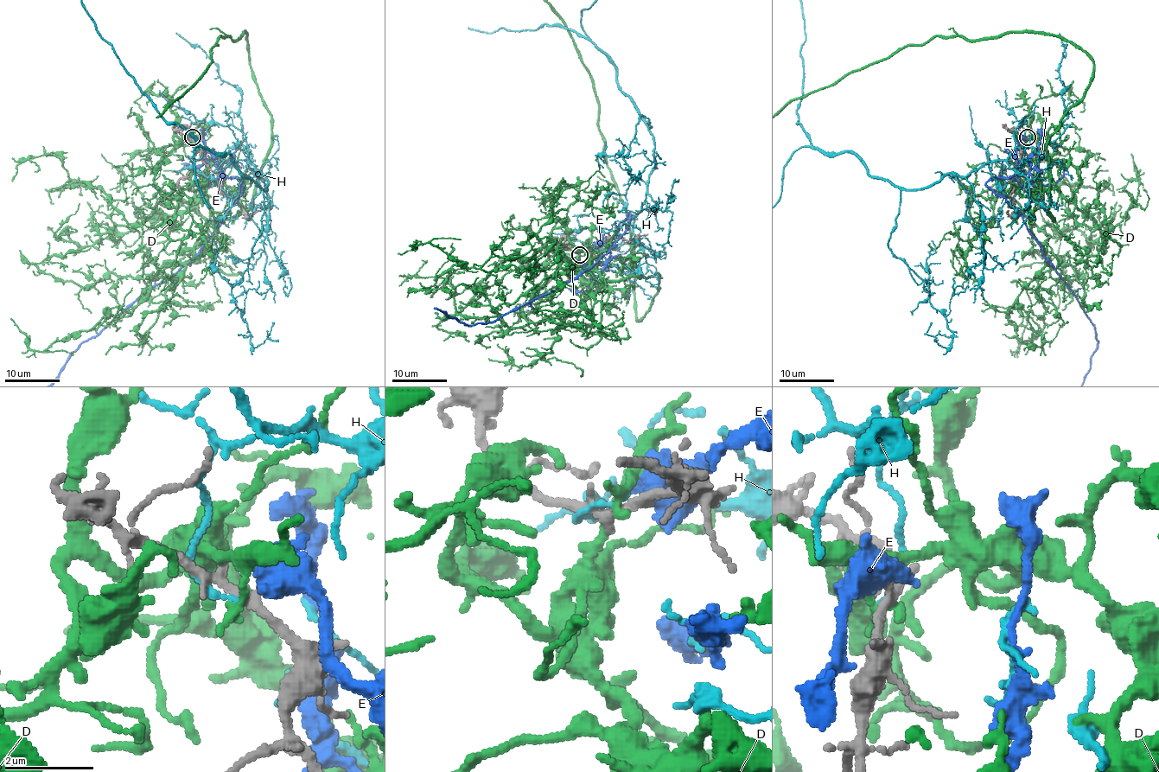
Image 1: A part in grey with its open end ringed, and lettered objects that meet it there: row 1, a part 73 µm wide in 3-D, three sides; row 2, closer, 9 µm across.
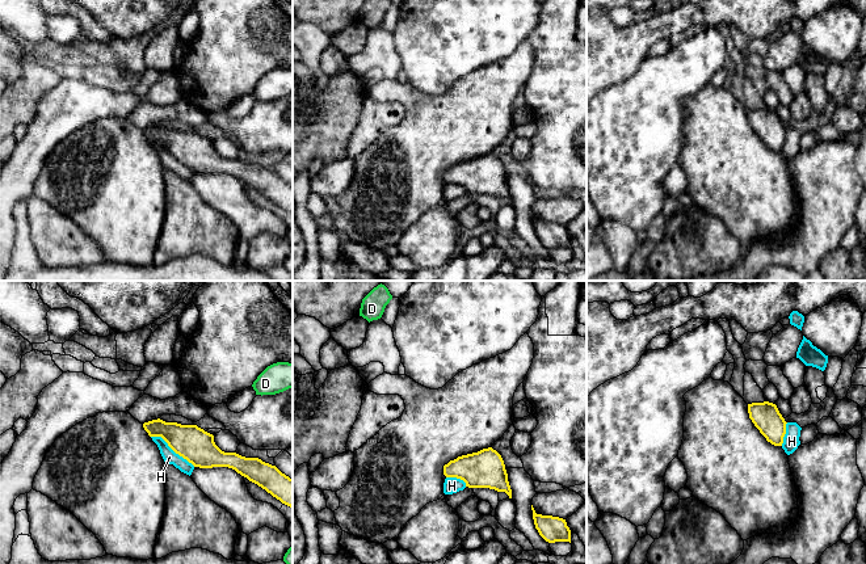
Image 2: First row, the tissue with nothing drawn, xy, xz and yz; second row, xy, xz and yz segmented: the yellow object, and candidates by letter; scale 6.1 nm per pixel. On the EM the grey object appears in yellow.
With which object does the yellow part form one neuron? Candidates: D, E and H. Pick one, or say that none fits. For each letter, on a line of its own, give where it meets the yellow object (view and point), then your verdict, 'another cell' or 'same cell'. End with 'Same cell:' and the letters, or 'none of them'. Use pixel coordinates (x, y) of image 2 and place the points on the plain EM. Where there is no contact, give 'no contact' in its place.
D: no contact; another cell
E: no contact; another cell
H: meets yellow in xy at (173, 156); another cell
Same cell: none of them

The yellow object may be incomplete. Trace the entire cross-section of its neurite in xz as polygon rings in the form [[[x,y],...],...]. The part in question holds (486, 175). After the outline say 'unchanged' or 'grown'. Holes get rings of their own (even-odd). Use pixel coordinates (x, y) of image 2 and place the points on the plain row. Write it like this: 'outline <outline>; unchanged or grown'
outline [[[492,153],[450,167],[443,172],[443,181],[463,186],[468,194],[489,194],[512,205],[504,167]]]; unchanged

